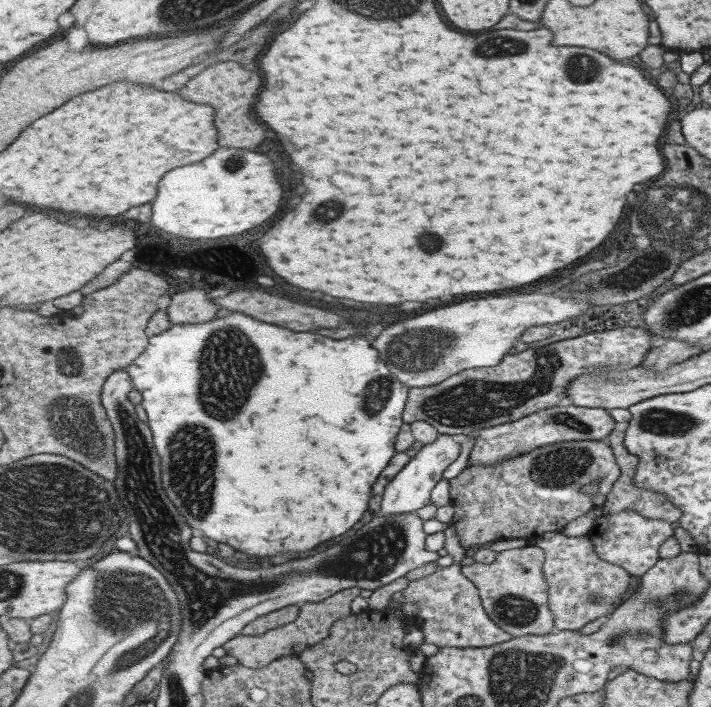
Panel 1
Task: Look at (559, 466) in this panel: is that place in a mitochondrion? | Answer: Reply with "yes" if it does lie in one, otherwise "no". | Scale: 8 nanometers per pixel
yes

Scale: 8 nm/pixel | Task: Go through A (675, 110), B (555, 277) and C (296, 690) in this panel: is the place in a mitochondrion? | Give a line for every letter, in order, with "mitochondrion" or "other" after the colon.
A: other
B: other
C: other

